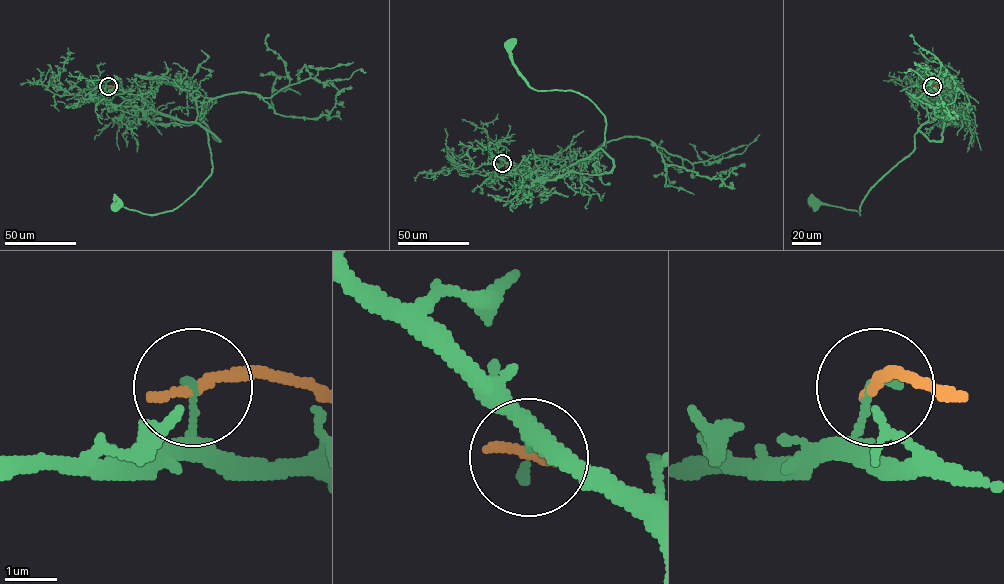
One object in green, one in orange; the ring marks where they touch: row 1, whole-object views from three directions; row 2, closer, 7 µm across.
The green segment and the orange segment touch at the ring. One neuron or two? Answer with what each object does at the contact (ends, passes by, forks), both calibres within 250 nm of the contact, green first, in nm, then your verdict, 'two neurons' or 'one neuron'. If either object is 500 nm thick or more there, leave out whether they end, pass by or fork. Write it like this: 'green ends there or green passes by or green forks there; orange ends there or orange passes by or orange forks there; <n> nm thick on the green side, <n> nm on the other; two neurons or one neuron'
green ends there; orange ends there; 170 nm thick on the green side, 240 nm on the other; two neurons

